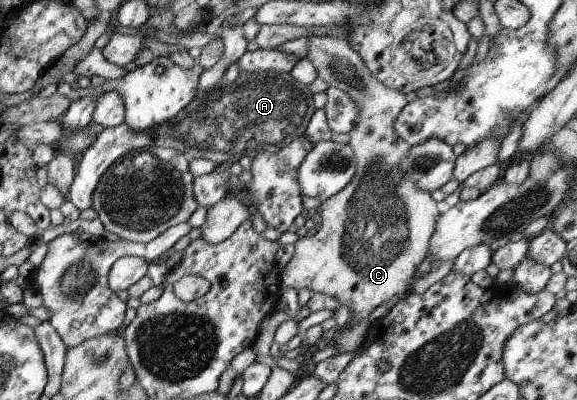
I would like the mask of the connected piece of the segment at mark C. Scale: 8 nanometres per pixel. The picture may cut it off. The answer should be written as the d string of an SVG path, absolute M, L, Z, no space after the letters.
M308 35L304 37L307 40L306 59L312 63L316 69L318 78L323 79L328 86L340 88L346 96L352 99L352 103L358 107L358 119L348 132L350 139L348 145L354 153L356 165L354 165L354 175L350 183L339 191L336 195L321 201L318 208L321 223L320 228L310 237L303 236L294 243L292 257L285 264L282 272L279 272L280 288L292 287L300 289L306 287L313 293L321 293L332 297L338 305L348 307L350 311L349 321L343 325L340 331L334 333L332 337L332 346L338 348L338 353L354 353L363 347L366 331L370 329L371 323L368 322L368 316L372 311L382 303L392 298L399 300L408 297L408 294L422 294L429 286L439 281L452 268L452 261L436 261L431 264L430 270L417 277L414 282L415 271L418 265L426 257L428 251L428 242L433 227L439 214L436 208L436 202L426 191L416 187L410 179L407 178L407 172L402 167L402 161L406 157L409 145L394 133L394 119L400 113L400 110L406 105L404 94L399 91L392 91L384 87L380 81L376 81L368 73L358 53L350 46L347 40L340 37L328 37L328 35Z

